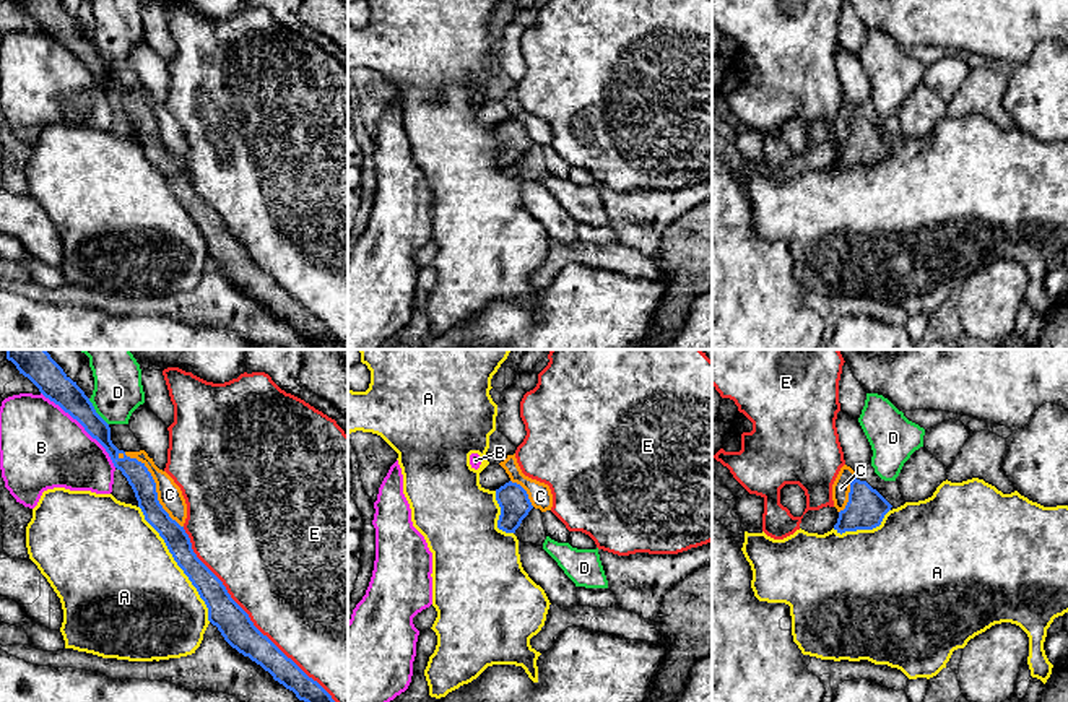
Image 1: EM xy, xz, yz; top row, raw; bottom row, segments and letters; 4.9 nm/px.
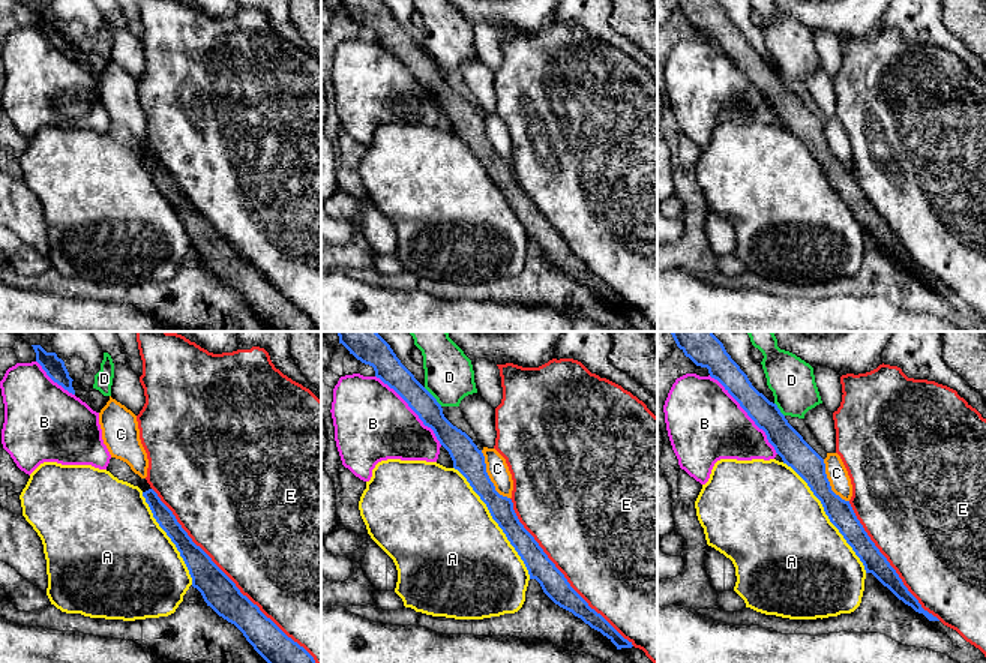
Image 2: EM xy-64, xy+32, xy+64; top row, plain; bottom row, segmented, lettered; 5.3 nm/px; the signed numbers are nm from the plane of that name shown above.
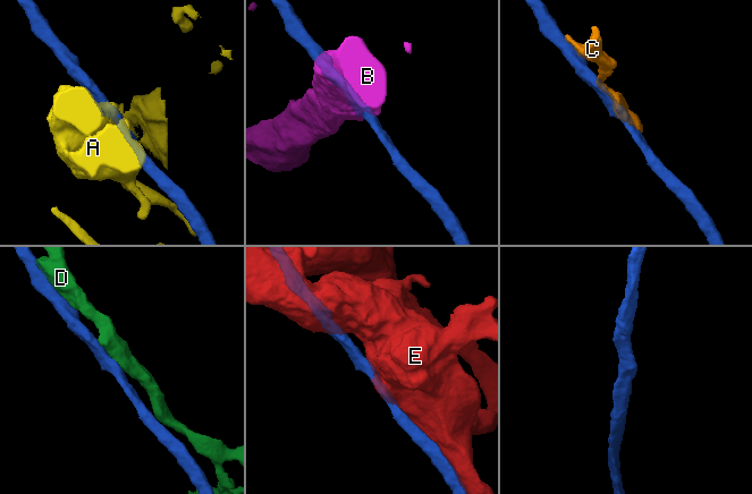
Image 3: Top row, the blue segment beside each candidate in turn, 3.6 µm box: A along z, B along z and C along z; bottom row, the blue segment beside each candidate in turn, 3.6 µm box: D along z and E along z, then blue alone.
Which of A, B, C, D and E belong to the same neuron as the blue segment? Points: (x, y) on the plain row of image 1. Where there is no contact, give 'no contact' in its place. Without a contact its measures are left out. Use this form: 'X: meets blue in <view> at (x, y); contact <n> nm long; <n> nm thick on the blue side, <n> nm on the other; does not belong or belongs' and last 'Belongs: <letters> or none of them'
A: meets blue in xy at (178, 200); contact 700 nm long; 130 nm thick on the blue side, 500 nm on the other; does not belong
B: meets blue in xy at (82, 60); contact 550 nm long; 150 nm thick on the blue side, 420 nm on the other; does not belong
C: meets blue in xy at (155, 121); contact 500 nm long; 120 nm thick on the blue side, 120 nm on the other; does not belong
D: meets blue in xy at (95, 47); contact 170 nm long; 150 nm thick on the blue side, 240 nm on the other; does not belong
E: meets blue in xy at (249, 254); contact 1150 nm long; 160 nm thick on the blue side, 500 nm on the other; does not belong
Belongs: none of them

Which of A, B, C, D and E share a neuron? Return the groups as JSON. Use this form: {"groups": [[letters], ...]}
{"groups": [["A"], ["B"], ["C"], ["D"], ["E"]]}

